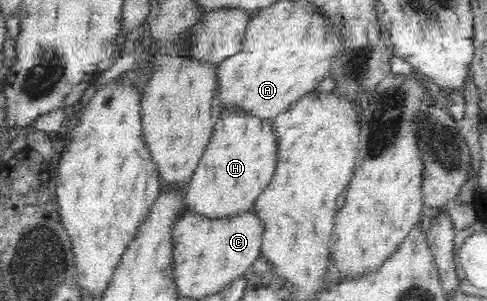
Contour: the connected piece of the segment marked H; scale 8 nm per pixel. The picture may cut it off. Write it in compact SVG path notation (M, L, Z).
M240 106L224 109L215 126L212 139L208 142L197 168L188 181L187 209L194 210L206 217L221 218L254 207L256 197L270 185L272 175L276 171L277 161L278 135L274 131L272 120L250 114Z

